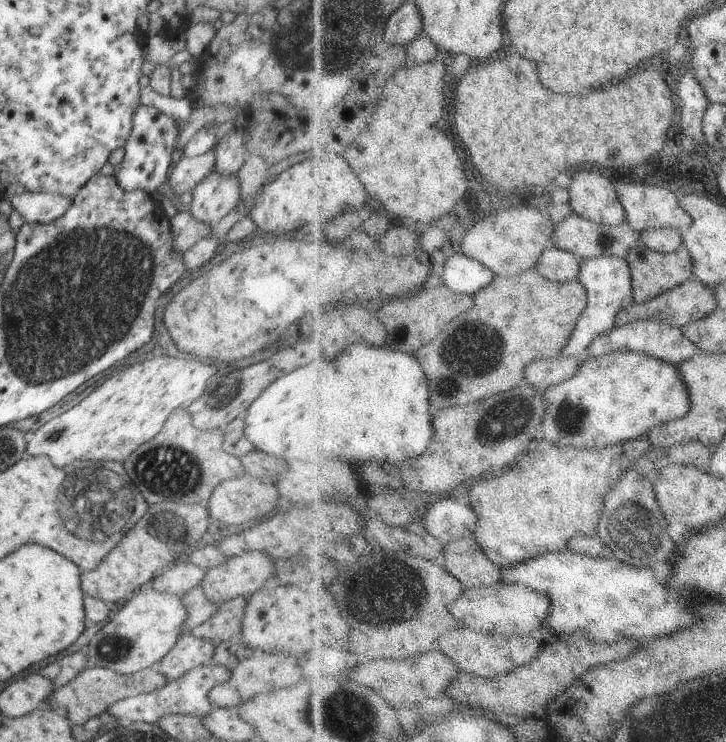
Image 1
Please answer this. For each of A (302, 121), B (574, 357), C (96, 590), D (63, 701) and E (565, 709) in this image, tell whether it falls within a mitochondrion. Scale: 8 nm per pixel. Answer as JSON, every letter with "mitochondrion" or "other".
{"A":"other","B":"other","C":"other","D":"other","E":"other"}

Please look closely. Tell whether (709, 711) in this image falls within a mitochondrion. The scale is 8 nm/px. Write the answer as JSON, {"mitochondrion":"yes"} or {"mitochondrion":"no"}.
{"mitochondrion":"yes"}

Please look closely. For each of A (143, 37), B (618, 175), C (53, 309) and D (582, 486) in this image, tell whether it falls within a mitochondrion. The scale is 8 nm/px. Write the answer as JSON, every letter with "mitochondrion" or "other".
{"A":"other","B":"other","C":"mitochondrion","D":"other"}

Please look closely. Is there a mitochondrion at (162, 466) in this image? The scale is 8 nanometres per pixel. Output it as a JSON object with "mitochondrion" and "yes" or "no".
{"mitochondrion":"yes"}

